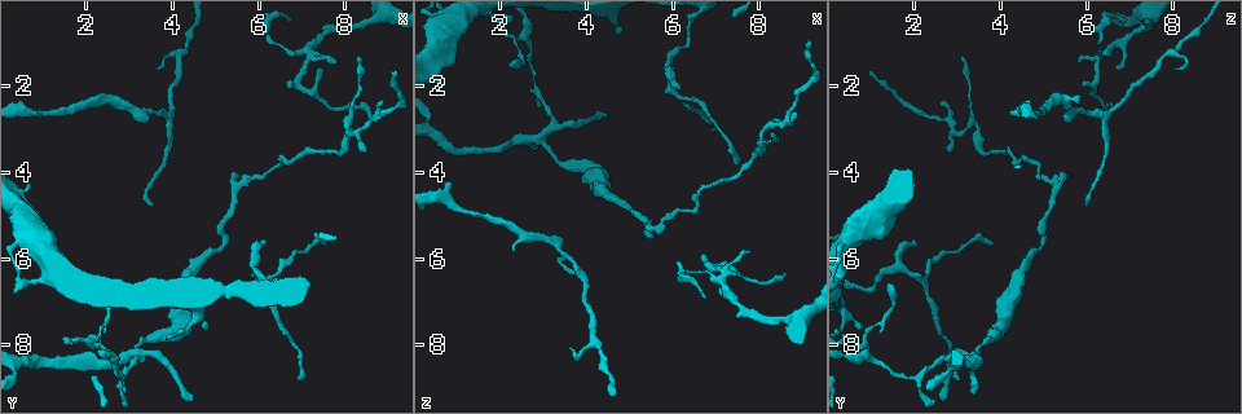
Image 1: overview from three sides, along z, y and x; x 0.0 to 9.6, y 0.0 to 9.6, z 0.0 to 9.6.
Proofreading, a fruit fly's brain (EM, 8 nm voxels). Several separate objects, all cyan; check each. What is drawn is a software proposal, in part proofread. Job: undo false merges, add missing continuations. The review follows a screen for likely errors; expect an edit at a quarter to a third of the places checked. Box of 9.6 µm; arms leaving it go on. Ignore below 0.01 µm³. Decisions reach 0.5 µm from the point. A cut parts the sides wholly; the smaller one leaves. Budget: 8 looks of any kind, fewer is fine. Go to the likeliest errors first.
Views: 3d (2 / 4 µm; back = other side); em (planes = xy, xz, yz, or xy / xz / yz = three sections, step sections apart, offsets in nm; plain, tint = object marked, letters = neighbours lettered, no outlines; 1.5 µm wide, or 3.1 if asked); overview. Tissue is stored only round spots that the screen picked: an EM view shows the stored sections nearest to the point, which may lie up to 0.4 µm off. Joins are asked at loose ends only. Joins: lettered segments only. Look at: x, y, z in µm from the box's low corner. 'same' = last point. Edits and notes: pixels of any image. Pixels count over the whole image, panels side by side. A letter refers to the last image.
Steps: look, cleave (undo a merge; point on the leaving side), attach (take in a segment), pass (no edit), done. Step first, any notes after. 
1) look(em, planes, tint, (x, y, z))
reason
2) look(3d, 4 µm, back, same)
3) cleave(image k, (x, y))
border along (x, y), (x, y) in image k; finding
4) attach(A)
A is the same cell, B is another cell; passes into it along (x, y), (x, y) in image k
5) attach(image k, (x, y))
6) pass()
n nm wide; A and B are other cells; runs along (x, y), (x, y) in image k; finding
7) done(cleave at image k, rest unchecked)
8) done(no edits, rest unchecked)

look(em, planes, tint, (4.80, 7.65, 0.75))
branch stops here

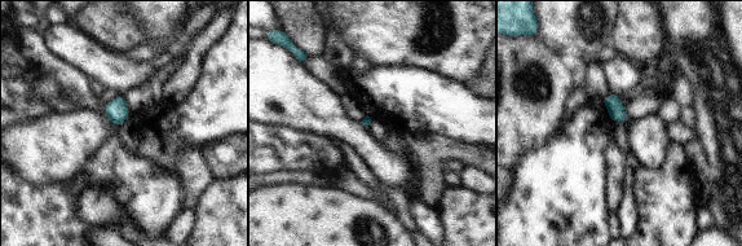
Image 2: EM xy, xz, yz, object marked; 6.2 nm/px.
look(em, planes, letters, same)

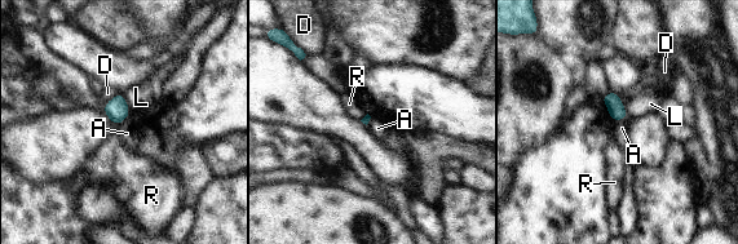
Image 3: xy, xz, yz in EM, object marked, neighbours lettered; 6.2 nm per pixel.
pass()
A, D, L and R are other cells; border along (628, 116), (615, 123) in image 3; none of them fits

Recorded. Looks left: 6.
look(em, planes, letters, (2.60, 8.20, 0.90))
narrows sharply

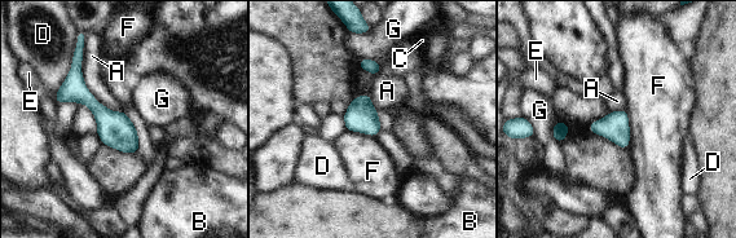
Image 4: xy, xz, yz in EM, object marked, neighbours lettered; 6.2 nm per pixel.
pass()
A, B, C, D, E, F and G are other cells; runs along (75, 65), (75, 87), (135, 149) in image 4; one cell here

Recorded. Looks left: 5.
look(em, planes, letters, (3.65, 1.65, 8.15))
branch stops here

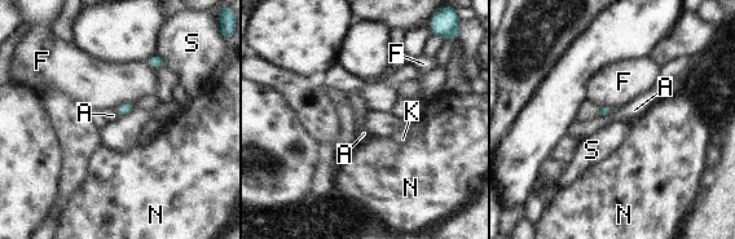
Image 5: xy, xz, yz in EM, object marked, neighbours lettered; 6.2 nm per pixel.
pass()
A, F, K, N and S are other cells; border along (118, 110), (119, 114) in image 5; none of them fits

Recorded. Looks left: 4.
done(no edits, rest unchecked)

